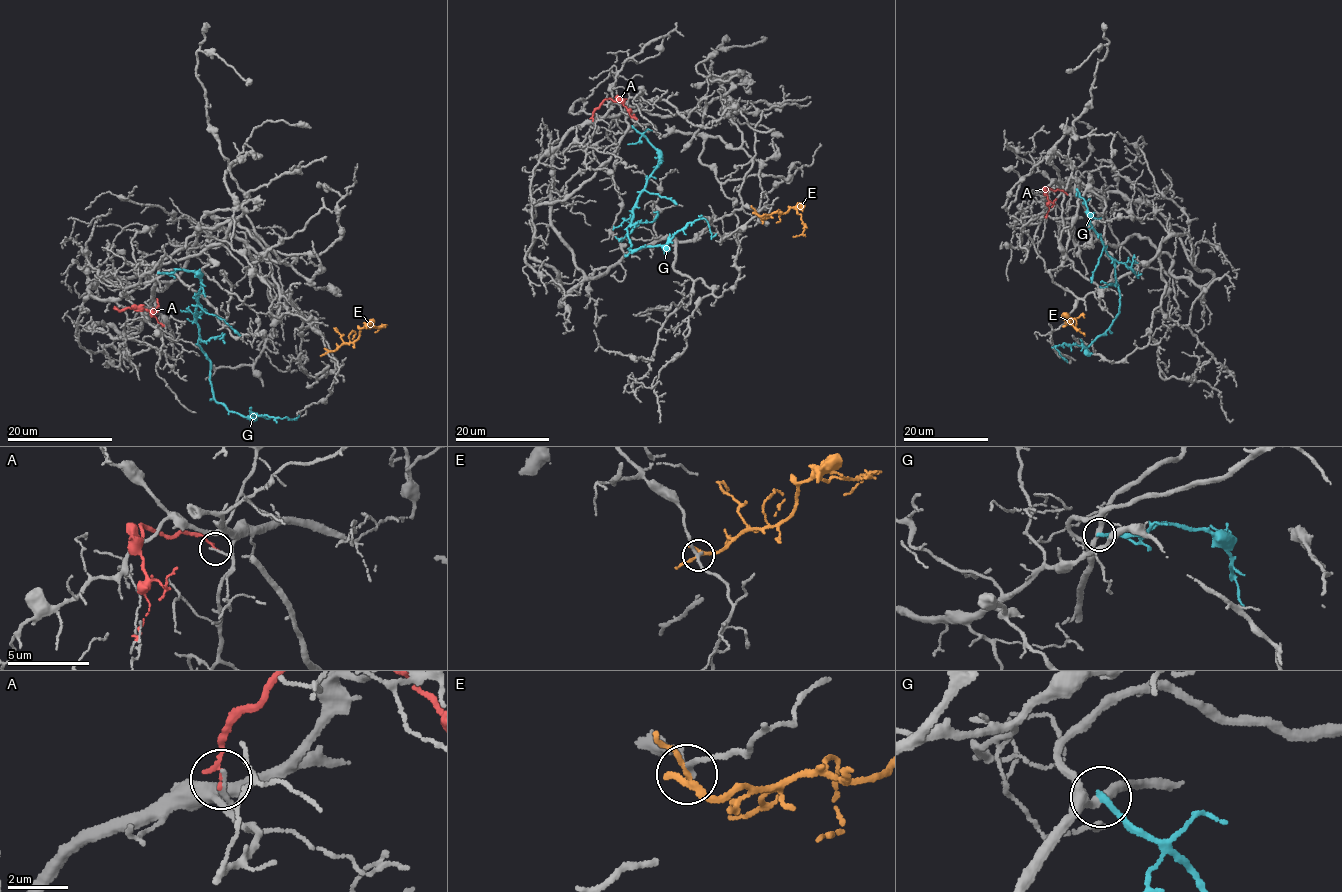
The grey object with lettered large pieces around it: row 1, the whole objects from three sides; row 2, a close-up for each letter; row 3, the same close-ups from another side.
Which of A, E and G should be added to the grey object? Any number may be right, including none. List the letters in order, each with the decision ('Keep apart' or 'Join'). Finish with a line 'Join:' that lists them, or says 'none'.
A: Keep apart
E: Keep apart
G: Keep apart
Join: none

